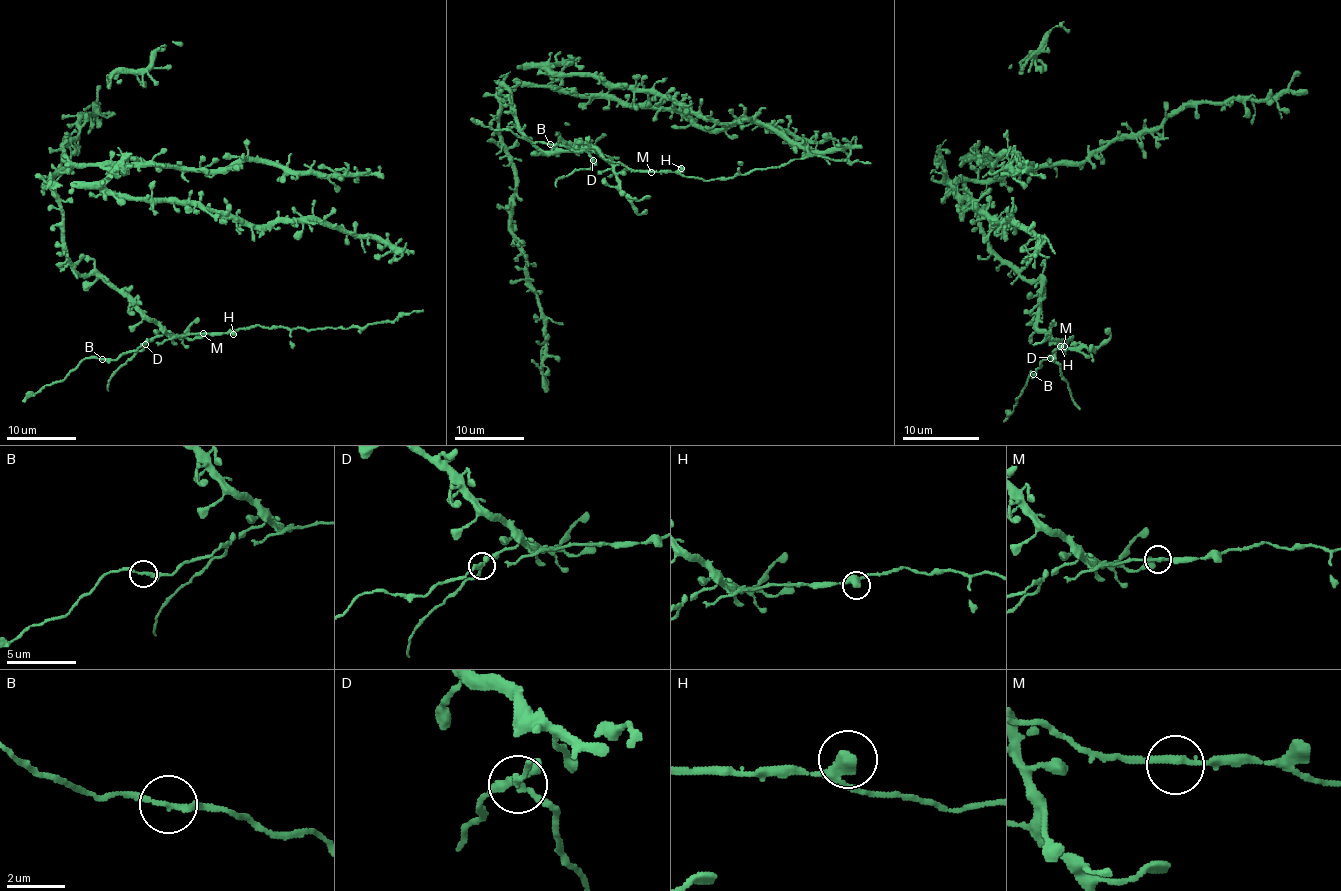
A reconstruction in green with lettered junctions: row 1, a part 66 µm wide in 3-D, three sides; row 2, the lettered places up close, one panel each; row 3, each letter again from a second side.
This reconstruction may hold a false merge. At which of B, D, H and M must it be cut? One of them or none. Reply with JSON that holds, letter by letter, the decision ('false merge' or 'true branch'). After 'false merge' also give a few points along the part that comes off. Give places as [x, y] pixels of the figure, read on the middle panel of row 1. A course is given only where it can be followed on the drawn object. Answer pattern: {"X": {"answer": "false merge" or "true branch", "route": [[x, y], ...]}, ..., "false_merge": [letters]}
{"B": {"answer": "true branch"}, "D": {"answer": "false merge", "route": [[592, 160], [589, 169], [575, 169], [568, 176], [559, 177], [555, 186]]}, "H": {"answer": "true branch"}, "M": {"answer": "true branch"}, "false_merge": ["D"]}

